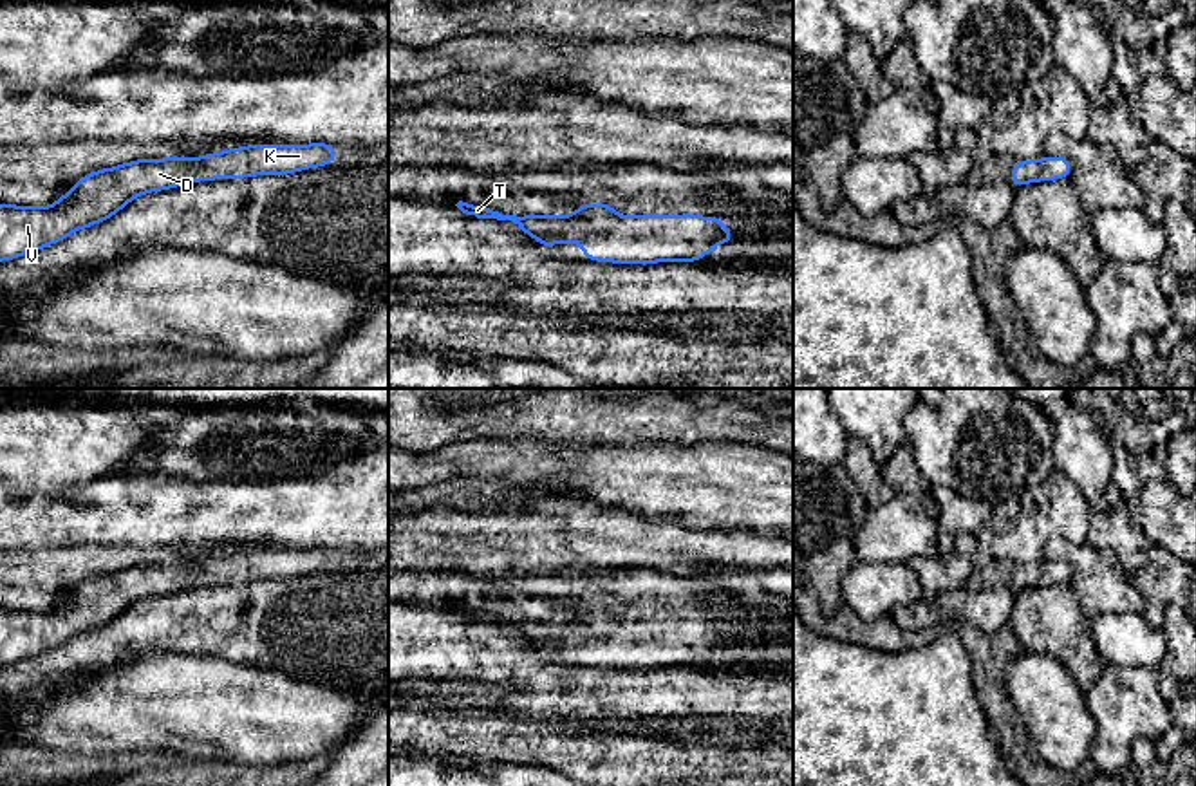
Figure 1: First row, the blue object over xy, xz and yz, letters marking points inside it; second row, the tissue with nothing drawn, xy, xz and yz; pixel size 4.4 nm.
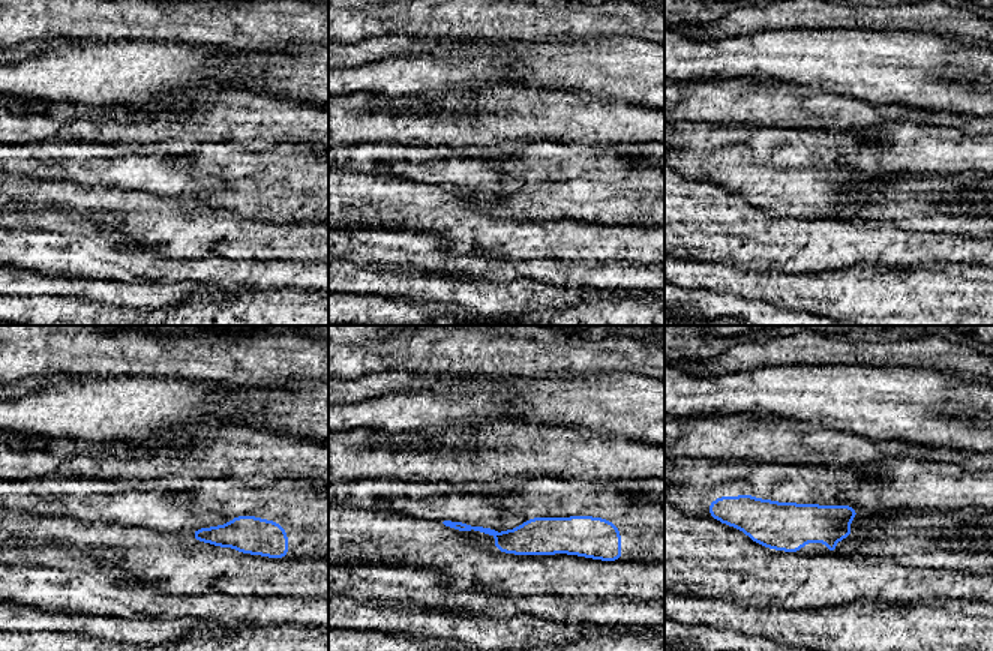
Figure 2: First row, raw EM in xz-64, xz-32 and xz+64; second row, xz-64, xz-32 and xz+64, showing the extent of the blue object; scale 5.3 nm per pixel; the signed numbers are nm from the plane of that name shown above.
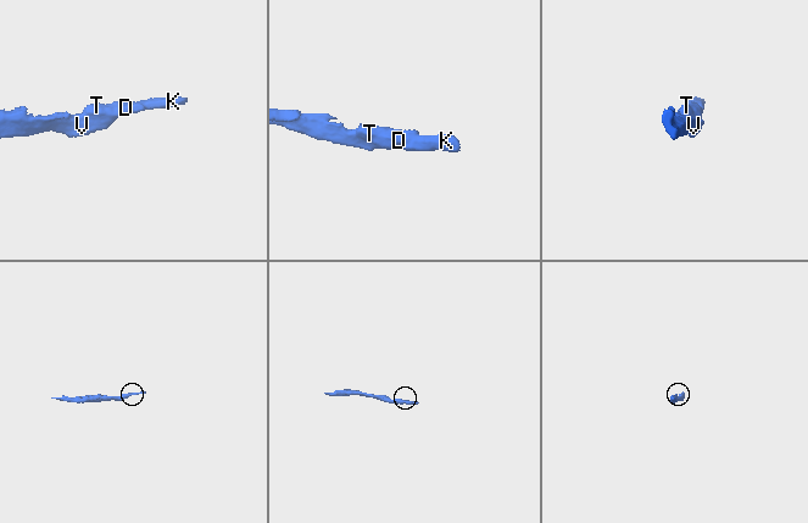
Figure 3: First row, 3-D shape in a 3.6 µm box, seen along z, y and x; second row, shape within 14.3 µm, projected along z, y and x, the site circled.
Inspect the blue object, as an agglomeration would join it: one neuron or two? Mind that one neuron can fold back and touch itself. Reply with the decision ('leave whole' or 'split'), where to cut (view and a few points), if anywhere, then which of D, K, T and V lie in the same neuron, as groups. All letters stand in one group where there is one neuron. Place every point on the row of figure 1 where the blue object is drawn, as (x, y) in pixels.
leave whole | no cut | D K T V

